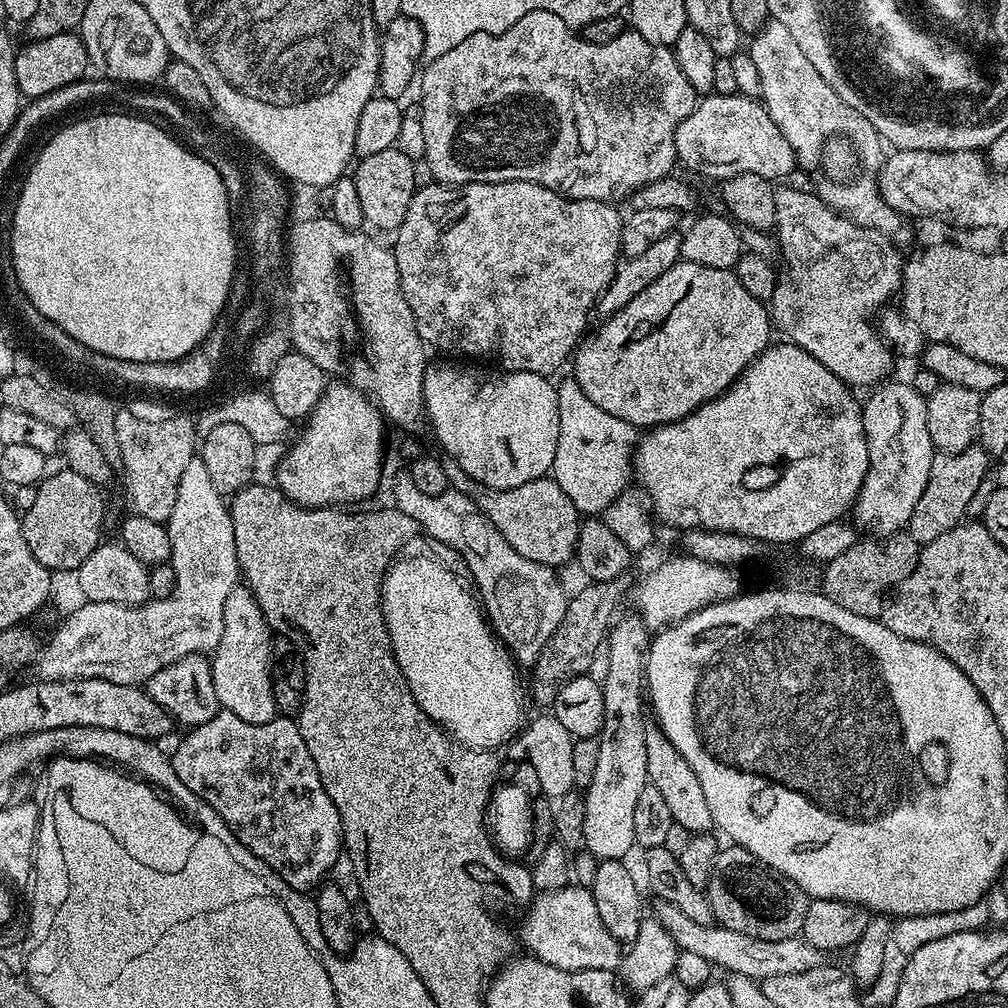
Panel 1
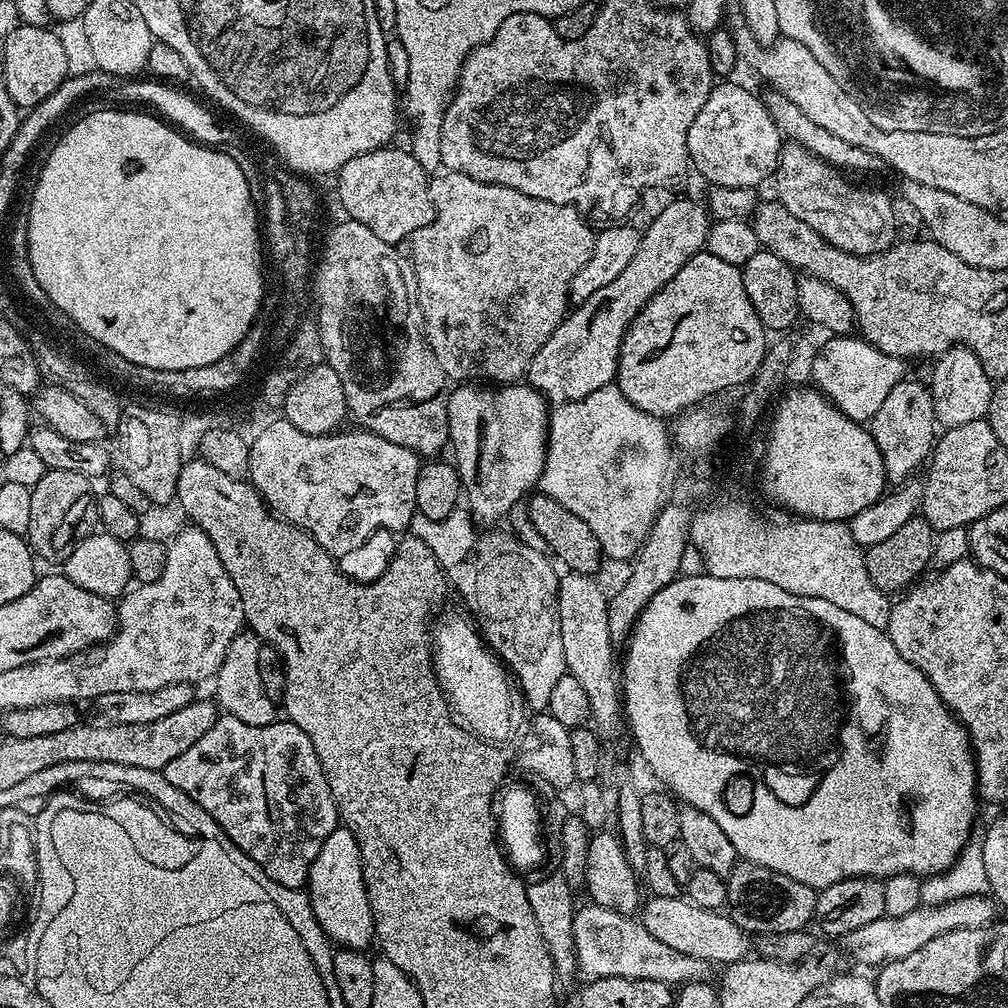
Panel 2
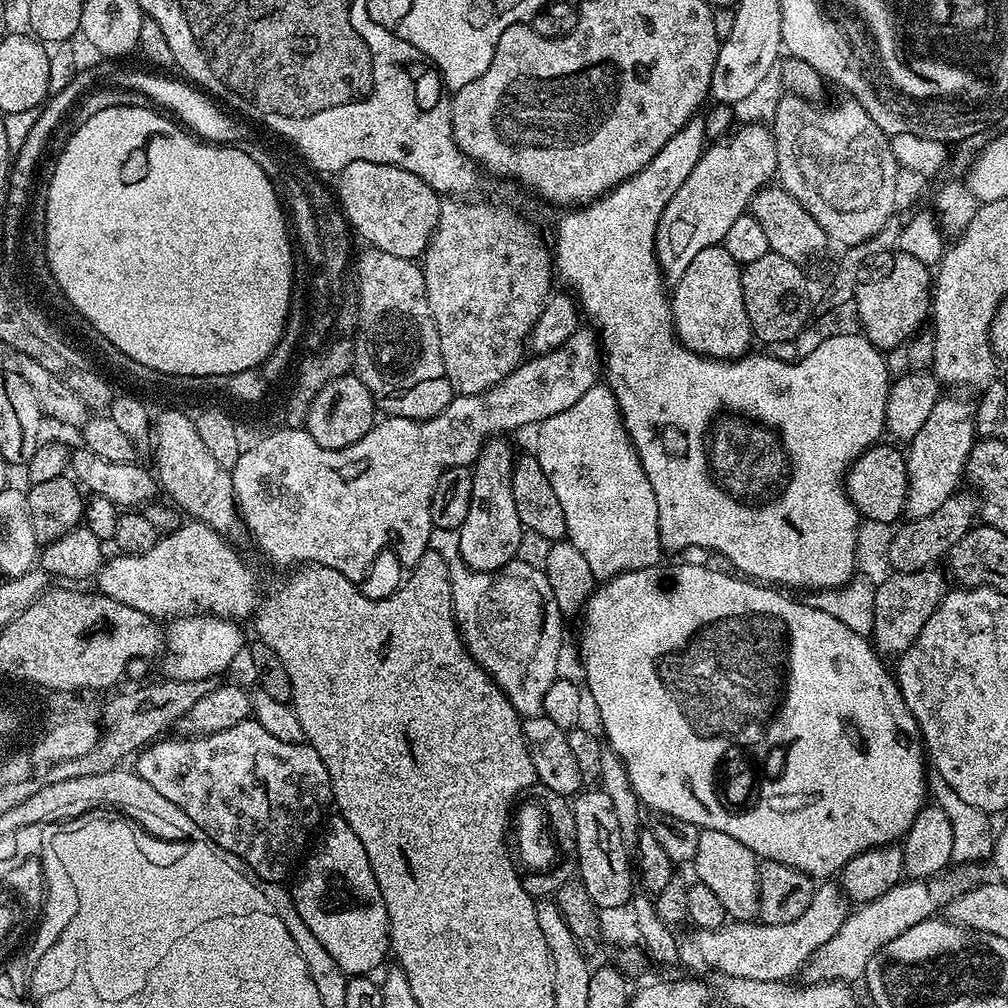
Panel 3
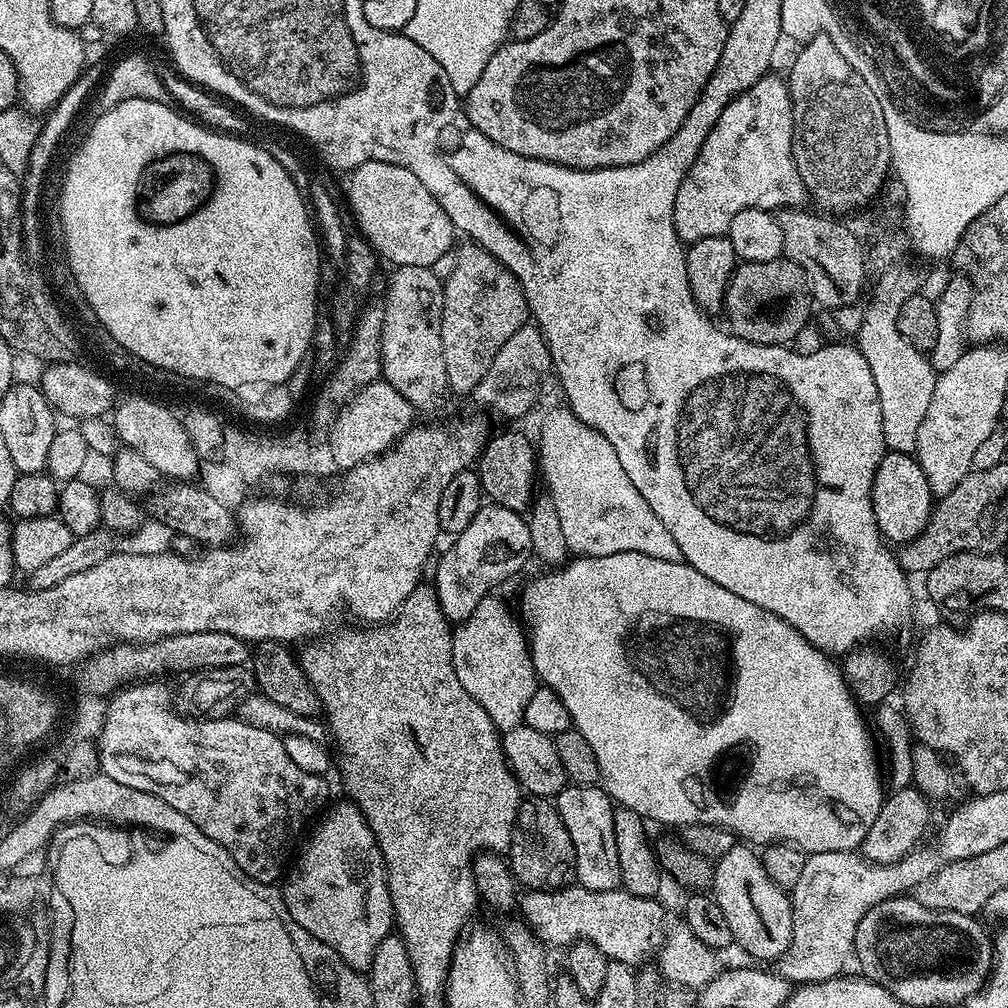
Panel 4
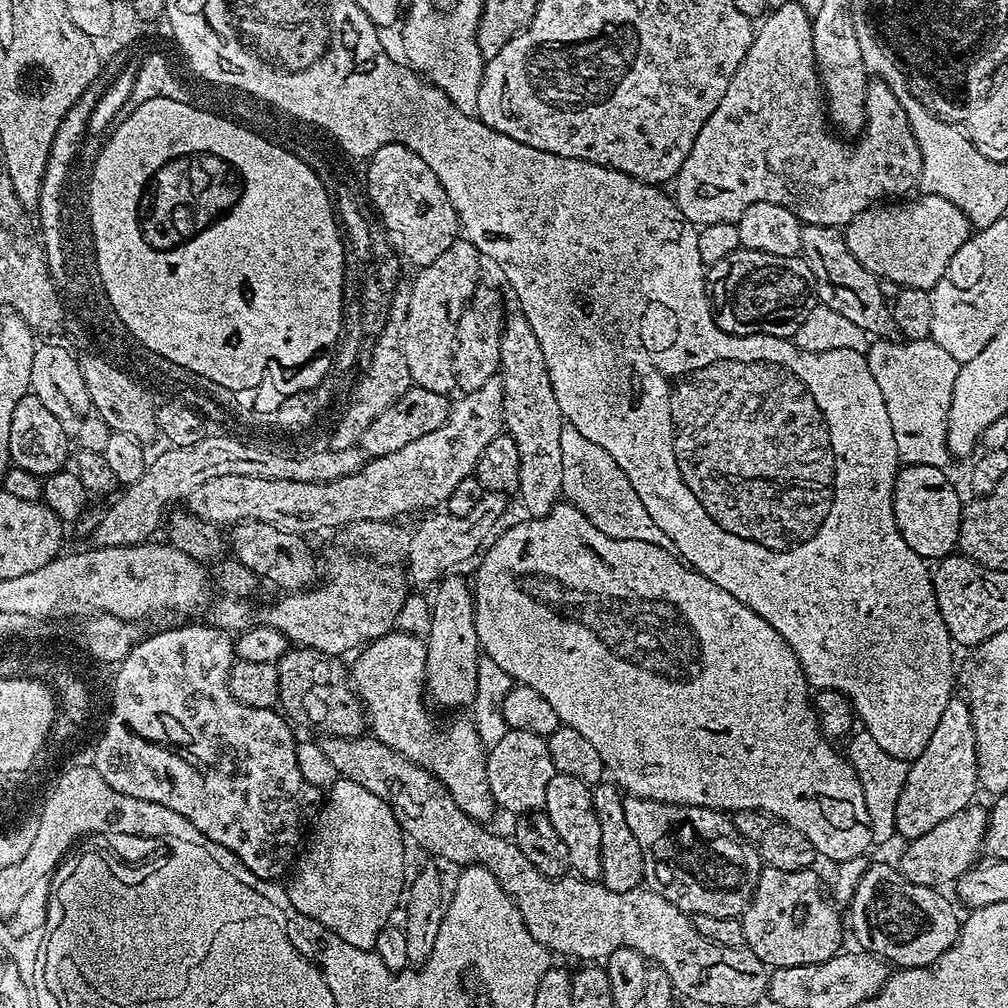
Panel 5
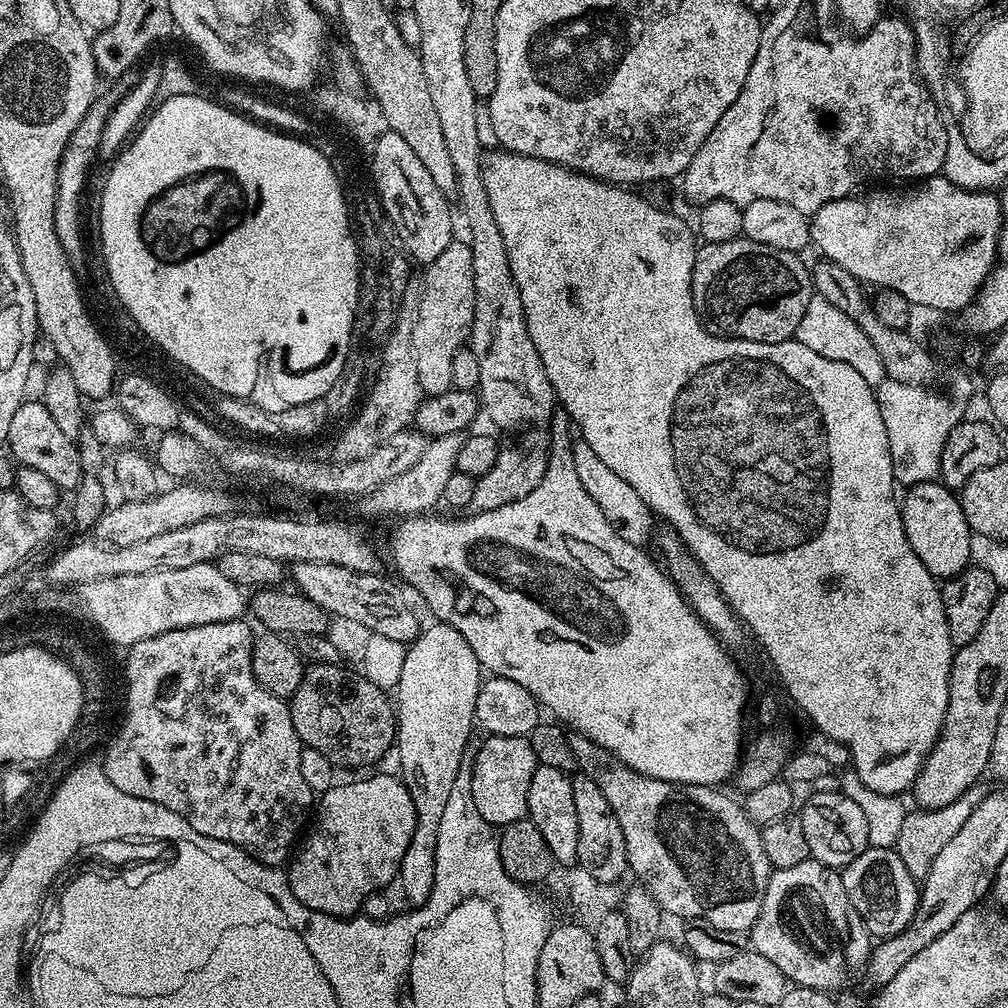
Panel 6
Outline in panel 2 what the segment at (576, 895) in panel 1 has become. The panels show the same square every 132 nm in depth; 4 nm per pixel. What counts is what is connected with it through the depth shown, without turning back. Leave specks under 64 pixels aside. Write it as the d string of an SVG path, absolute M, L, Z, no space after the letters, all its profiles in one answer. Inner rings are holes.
M591 902L577 907L574 918L576 967L588 978L617 976L627 980L657 980L669 986L683 986L692 980L707 981L710 964L702 958L676 953L657 940L639 919L606 910Z

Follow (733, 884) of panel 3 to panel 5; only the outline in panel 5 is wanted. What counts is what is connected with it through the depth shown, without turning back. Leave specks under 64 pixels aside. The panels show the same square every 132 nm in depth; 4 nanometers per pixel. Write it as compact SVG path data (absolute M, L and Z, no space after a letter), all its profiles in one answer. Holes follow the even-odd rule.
M767 866L761 867L760 877L756 882L756 889L752 894L752 900L748 903L748 907L742 913L742 923L744 925L744 943L745 945L761 960L763 964L768 965L769 969L785 968L786 966L806 966L814 962L826 962L826 958L835 956L837 952L841 951L842 944L840 944L840 920L842 924L842 916L832 909L834 907L833 901L829 899L820 889L820 880L815 876L815 871L812 870L798 870L797 872L787 872L786 870L774 870Z

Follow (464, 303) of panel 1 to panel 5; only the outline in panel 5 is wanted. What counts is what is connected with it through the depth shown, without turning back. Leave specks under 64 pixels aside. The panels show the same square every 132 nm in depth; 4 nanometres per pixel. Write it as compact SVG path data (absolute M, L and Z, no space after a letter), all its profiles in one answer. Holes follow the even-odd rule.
M479 288L471 293L468 304L465 305L456 323L456 345L452 347L452 361L454 382L461 393L473 392L486 386L486 382L493 379L500 371L500 335L504 329L506 308L500 305L500 296L494 289Z

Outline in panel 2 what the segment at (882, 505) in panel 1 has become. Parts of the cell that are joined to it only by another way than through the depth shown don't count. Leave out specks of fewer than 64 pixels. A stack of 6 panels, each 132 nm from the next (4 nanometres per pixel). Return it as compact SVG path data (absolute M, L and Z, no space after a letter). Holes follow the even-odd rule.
M905 378L886 394L882 406L870 421L870 431L878 450L884 455L884 475L889 481L903 482L917 475L916 471L925 467L934 447L934 437L938 432L932 393L916 380Z

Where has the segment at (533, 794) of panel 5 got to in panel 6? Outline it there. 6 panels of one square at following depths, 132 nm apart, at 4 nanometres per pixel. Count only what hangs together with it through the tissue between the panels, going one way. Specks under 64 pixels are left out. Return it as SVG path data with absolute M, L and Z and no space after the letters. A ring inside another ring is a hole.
M485 735L483 739L479 741L480 749L472 767L474 806L478 806L478 814L482 814L482 818L493 826L525 819L528 814L530 778L534 778L534 770L538 766L528 737Z

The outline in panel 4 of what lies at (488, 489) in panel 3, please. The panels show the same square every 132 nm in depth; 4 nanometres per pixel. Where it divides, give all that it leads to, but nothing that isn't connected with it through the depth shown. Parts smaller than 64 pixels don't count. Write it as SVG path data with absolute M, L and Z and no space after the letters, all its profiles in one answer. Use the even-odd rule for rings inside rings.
M491 502L485 503L478 510L478 514L474 514L474 518L470 521L470 526L466 526L466 530L455 533L453 540L456 541L445 550L444 557L440 561L438 561L439 559L435 561L437 564L434 587L438 602L442 606L442 614L446 614L446 618L453 625L457 625L466 618L470 618L470 614L474 614L474 610L478 606L478 602L482 602L482 598L490 595L499 584L506 583L527 560L530 560L532 543L527 519L519 512Z

